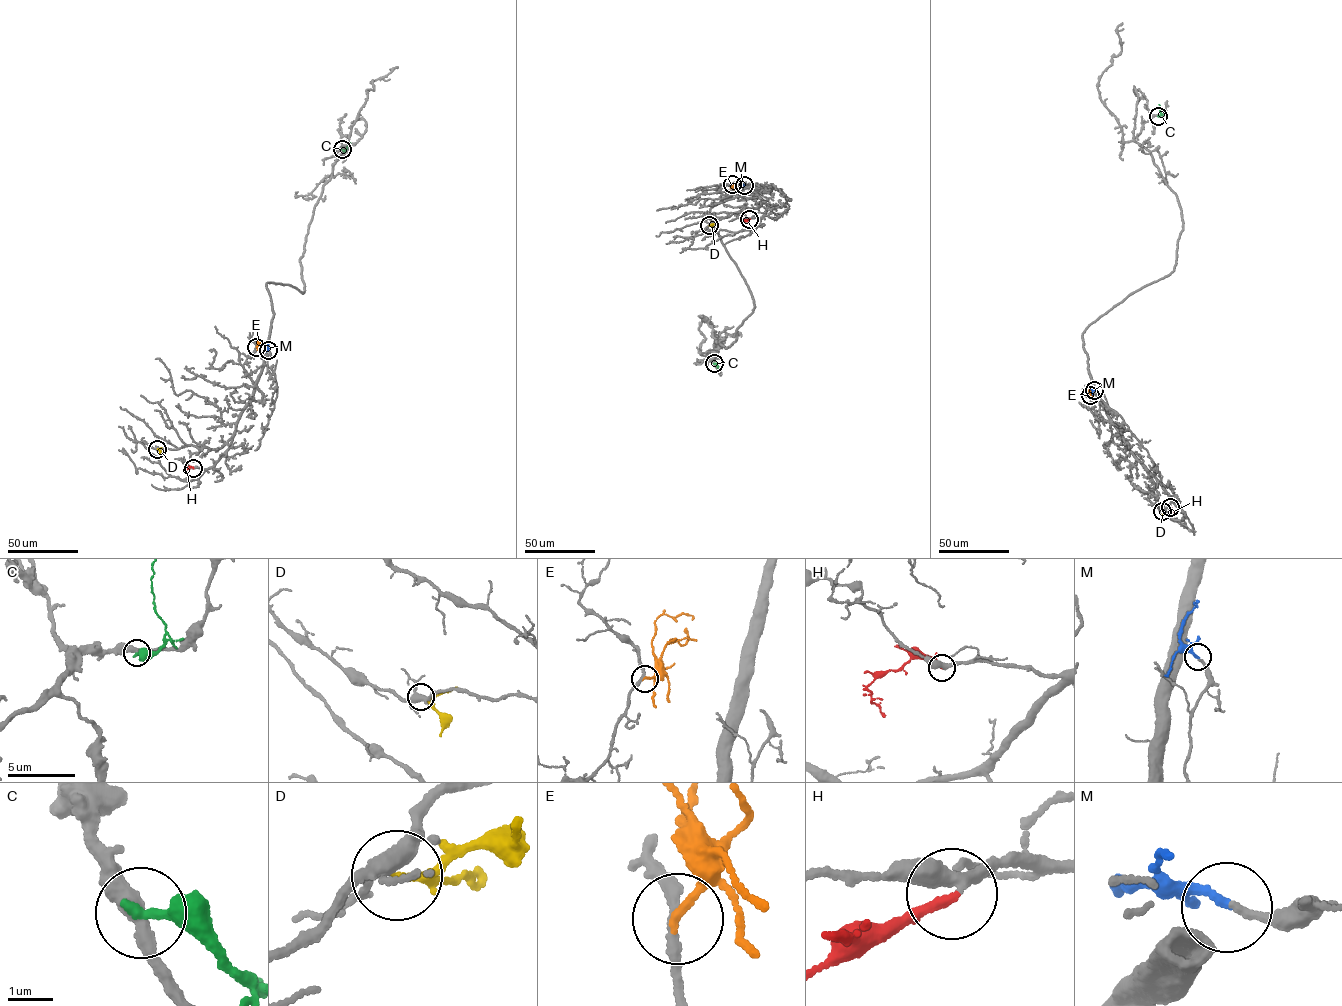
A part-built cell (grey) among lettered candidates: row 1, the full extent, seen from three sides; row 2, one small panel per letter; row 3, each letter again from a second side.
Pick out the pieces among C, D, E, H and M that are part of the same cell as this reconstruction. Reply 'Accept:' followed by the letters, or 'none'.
Accept: H, M

